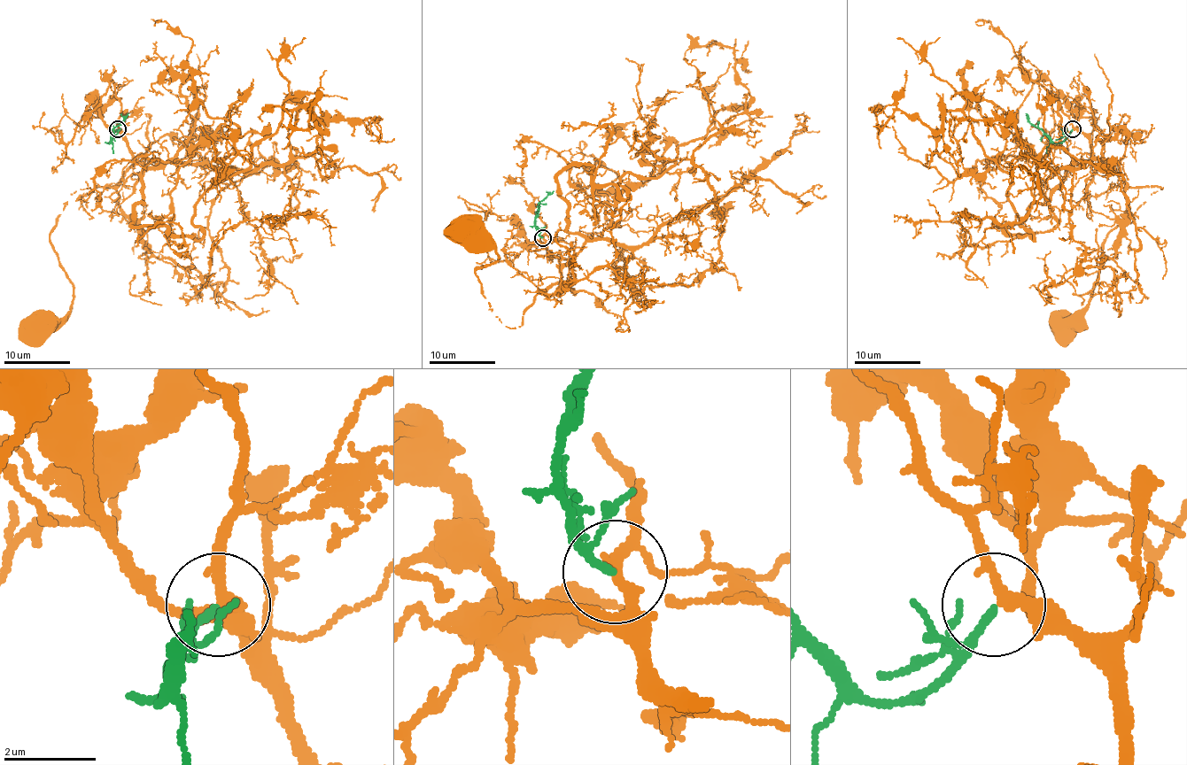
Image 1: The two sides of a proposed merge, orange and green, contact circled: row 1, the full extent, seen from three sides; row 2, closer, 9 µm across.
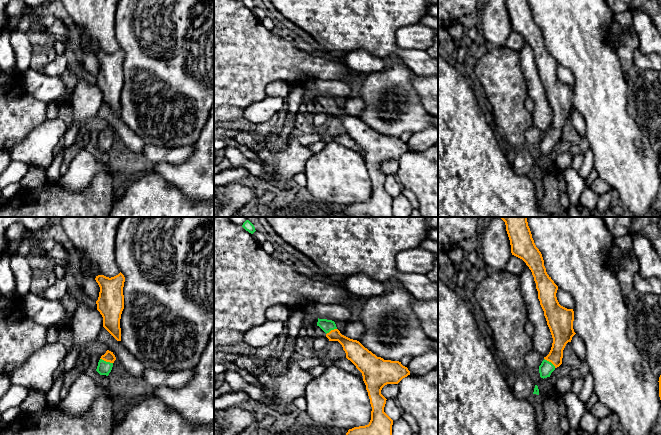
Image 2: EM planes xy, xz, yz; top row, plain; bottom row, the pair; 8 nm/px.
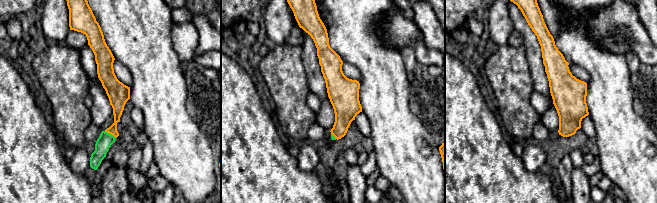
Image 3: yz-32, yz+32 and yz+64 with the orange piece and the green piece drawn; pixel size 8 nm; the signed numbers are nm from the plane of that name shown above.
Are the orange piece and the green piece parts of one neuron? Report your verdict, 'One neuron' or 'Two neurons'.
One neuron

